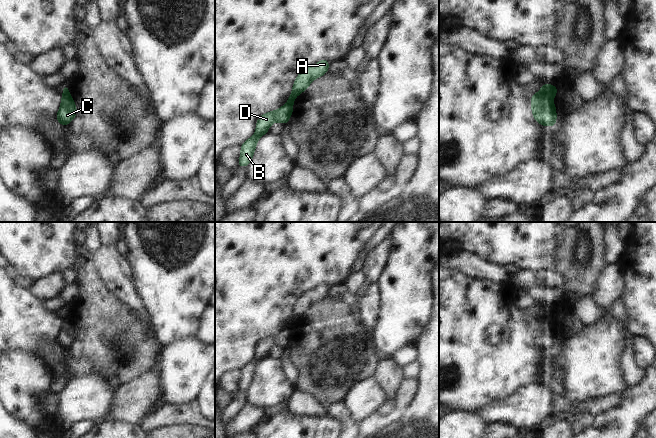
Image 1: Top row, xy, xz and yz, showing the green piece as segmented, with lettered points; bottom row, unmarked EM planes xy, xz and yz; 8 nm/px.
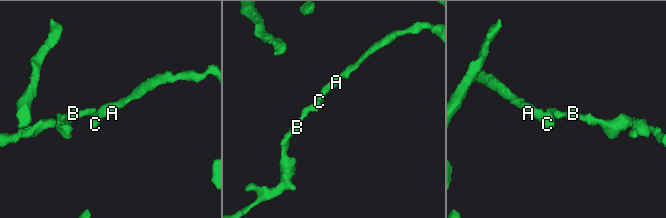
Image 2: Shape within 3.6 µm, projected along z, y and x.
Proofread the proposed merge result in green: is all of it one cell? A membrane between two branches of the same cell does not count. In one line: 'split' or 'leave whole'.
split

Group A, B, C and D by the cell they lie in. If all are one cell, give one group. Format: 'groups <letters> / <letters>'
groups A C / B D

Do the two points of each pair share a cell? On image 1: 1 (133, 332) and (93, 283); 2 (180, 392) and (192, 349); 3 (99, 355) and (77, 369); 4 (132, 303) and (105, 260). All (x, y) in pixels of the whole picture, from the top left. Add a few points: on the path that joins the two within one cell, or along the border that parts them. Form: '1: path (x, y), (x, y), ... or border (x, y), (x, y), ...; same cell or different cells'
1: path (121, 320), (100, 299), (99, 295); same cell
2: path (181, 381), (181, 373), (188, 360); same cell
3: border (84, 354), (94, 362), (99, 372), (105, 378); different cells
4: path (126, 292), (118, 280), (116, 271); same cell

